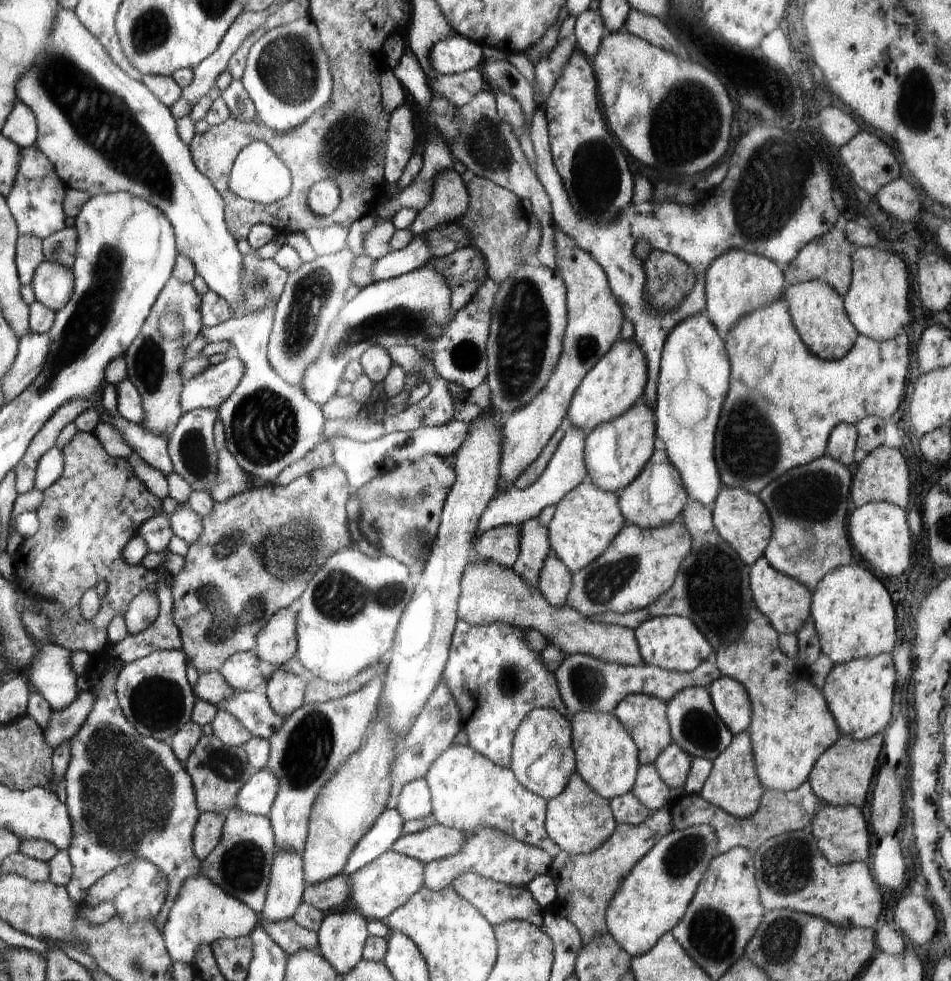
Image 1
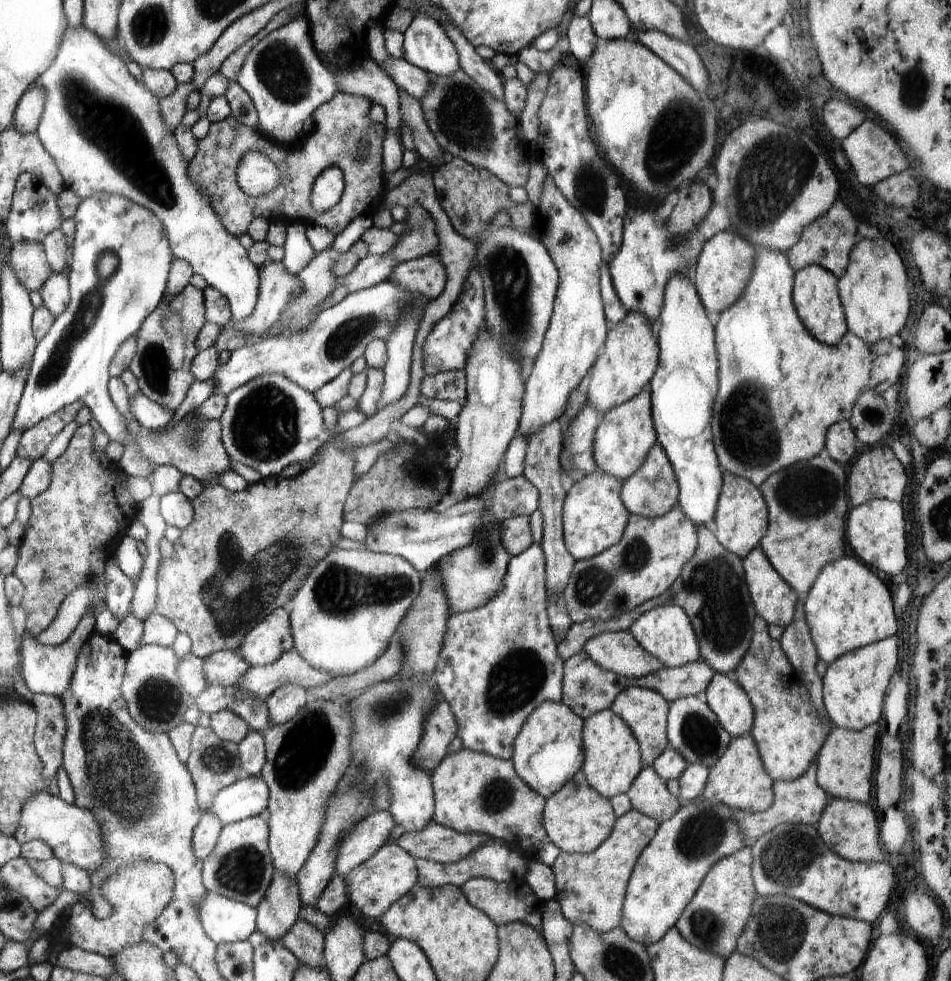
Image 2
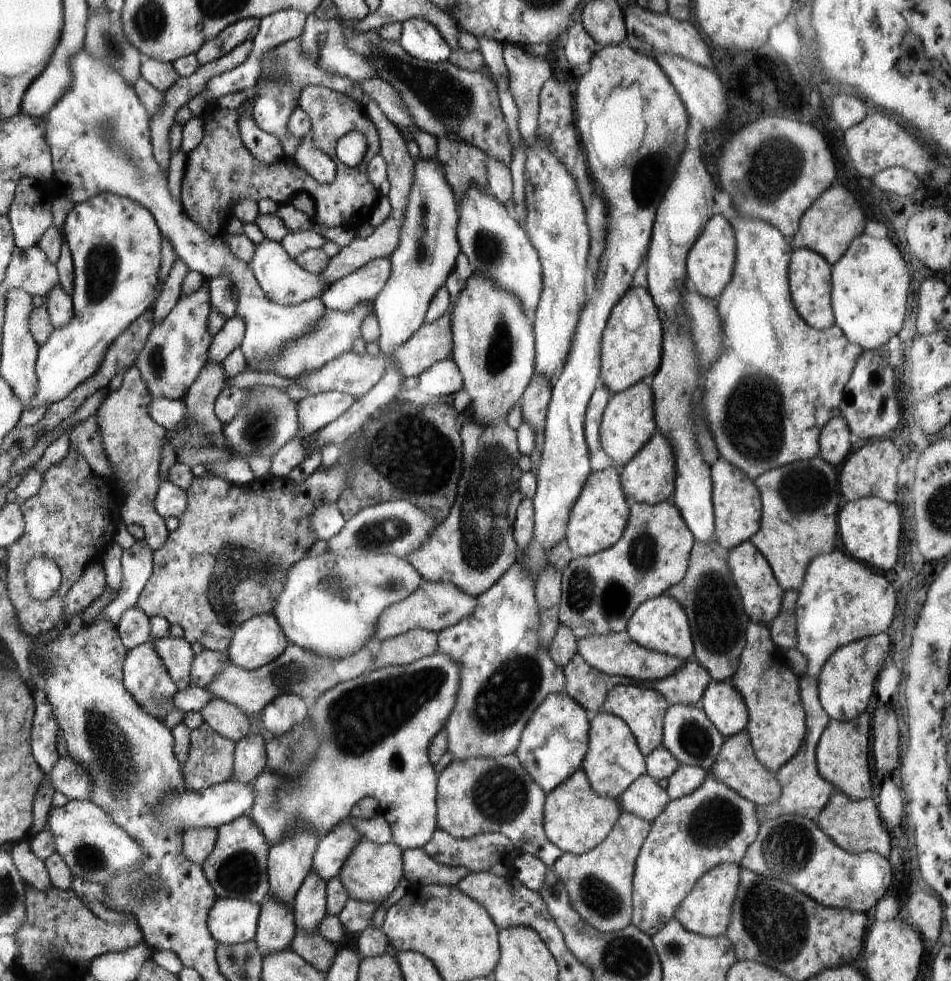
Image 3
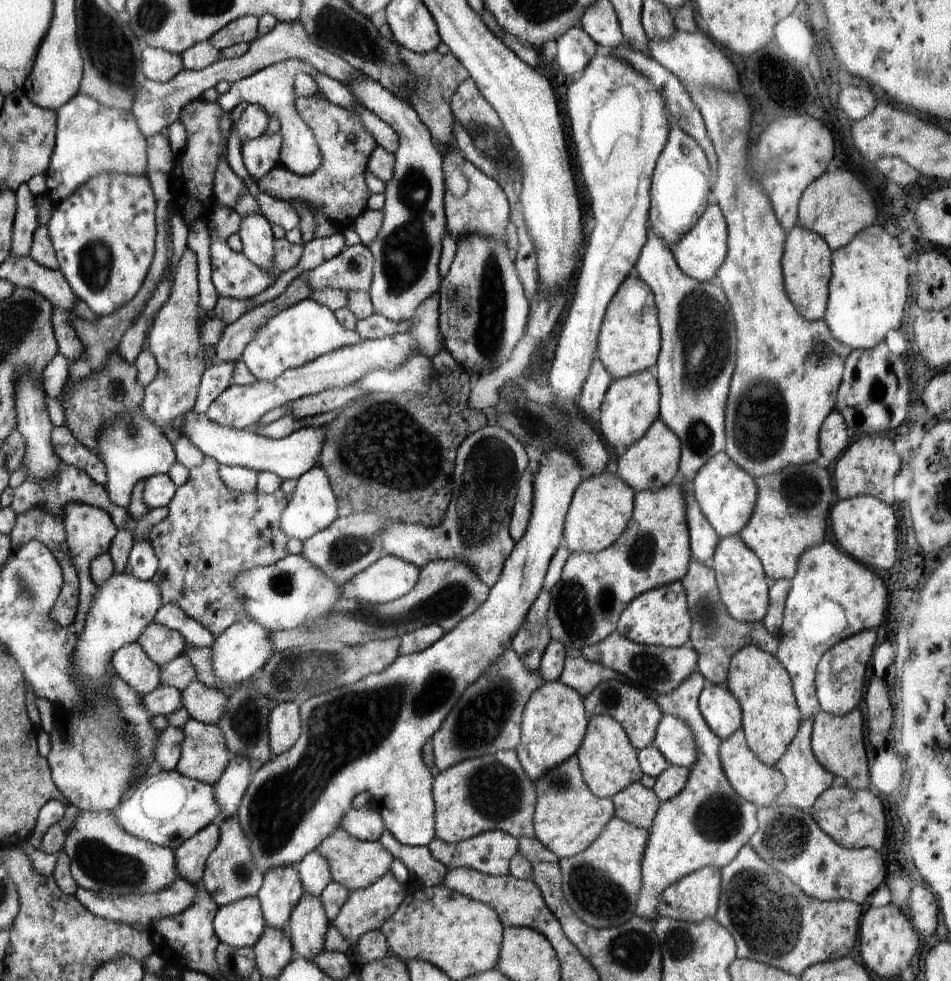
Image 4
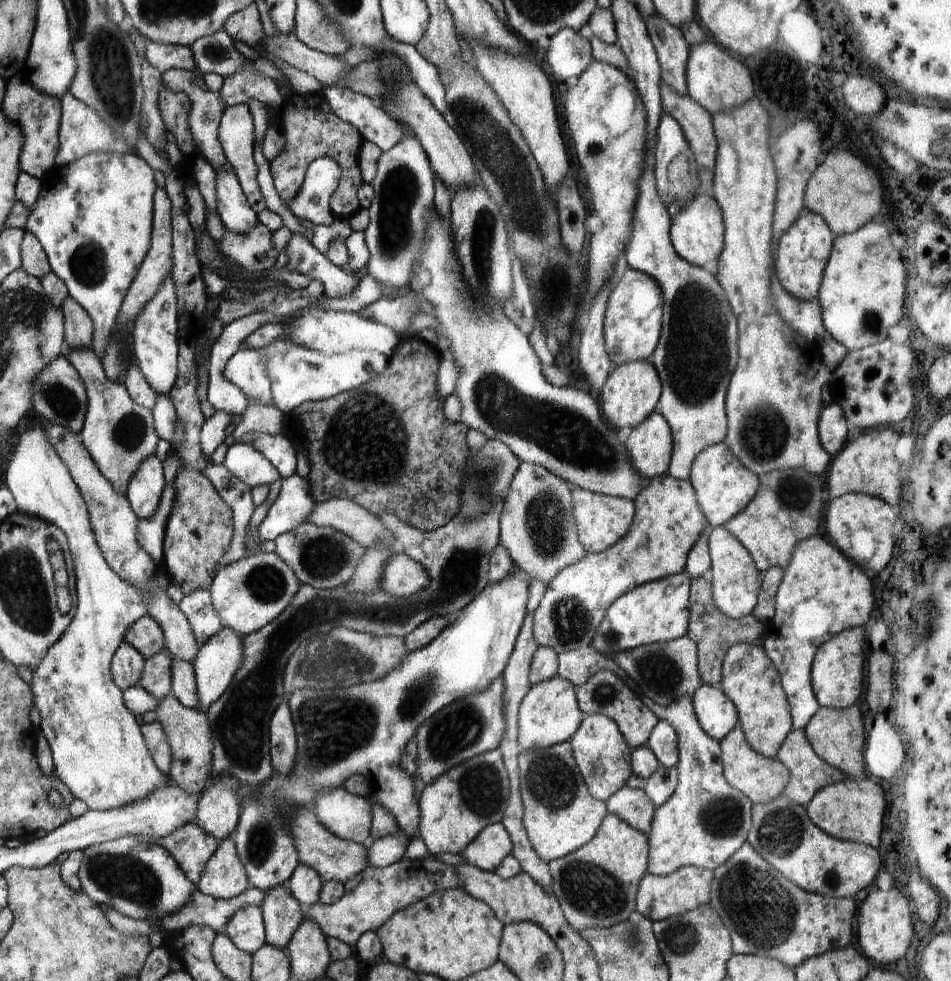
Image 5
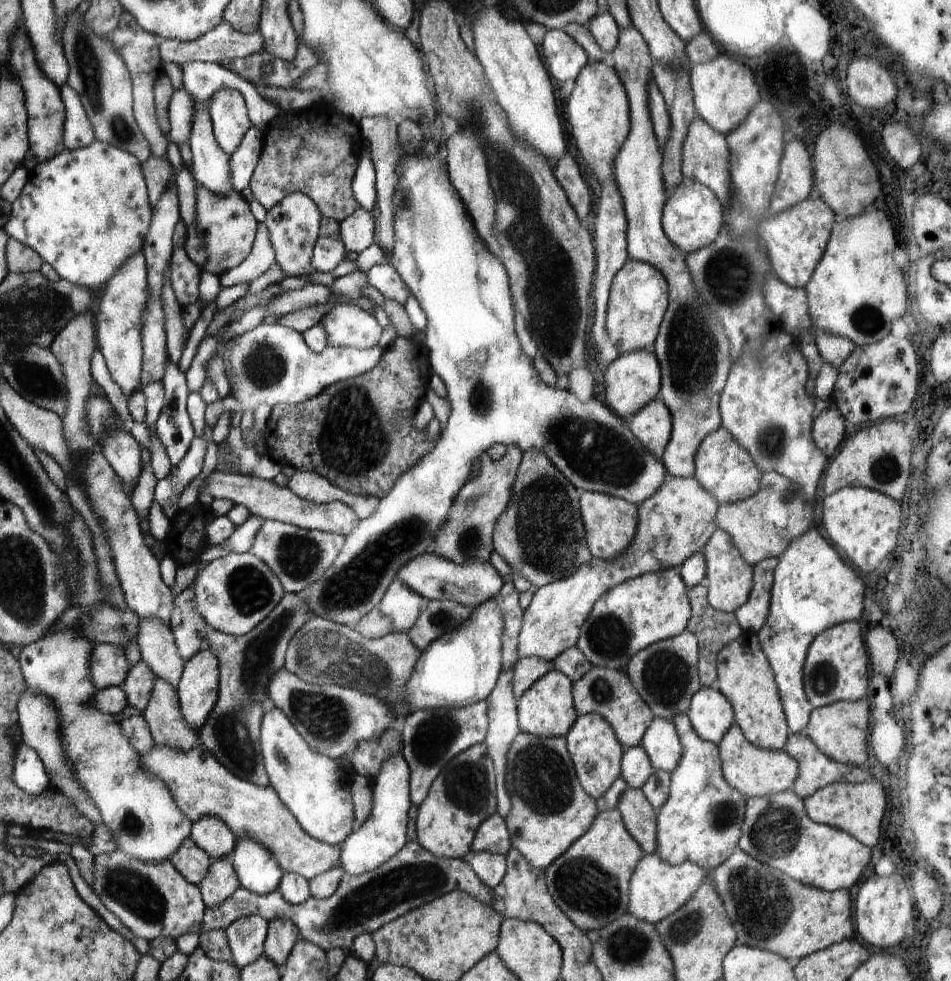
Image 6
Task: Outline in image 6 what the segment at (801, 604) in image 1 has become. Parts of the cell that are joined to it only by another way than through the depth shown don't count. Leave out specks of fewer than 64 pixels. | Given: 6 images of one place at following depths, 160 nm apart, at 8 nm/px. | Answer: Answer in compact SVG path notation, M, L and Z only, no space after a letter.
M717 529L710 536L702 552L706 562L705 584L710 607L718 611L735 614L738 608L741 608L744 602L748 601L748 596L750 596L753 568L742 559L732 538L721 529Z

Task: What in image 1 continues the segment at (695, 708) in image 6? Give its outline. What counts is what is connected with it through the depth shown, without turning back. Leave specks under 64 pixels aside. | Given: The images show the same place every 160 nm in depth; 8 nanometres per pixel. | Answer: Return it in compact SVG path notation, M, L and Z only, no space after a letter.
M723 675L708 688L712 705L728 731L734 736L748 731L752 708L746 690L732 678Z

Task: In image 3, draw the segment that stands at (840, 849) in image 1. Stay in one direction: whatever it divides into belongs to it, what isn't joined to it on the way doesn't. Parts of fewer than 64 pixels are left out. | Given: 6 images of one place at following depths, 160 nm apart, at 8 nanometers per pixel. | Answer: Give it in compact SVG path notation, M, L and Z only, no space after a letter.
M834 791L816 823L818 828L842 850L854 854L872 851L882 854L884 858L890 854L890 836L888 830L884 828L878 807L872 797L857 801L842 792Z

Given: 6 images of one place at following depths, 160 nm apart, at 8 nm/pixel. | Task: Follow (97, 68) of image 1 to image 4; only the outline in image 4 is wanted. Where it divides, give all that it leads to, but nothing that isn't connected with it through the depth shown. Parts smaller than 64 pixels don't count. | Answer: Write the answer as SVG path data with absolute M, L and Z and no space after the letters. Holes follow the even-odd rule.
M77 93L57 111L56 151L50 162L49 170L44 174L47 194L54 202L64 200L64 198L72 196L82 184L86 184L90 181L90 178L100 174L100 172L142 176L142 174L147 173L146 150L145 135L142 134L138 123L134 120L132 111L124 112L124 110L108 108L102 103L96 102L94 98L86 96L86 94ZM305 299L290 308L284 308L272 316L266 324L262 324L248 342L242 352L244 361L256 381L274 382L289 369L296 369L312 360L336 352L344 346L354 346L362 342L356 330L348 330L342 326L326 306L321 306L316 300Z

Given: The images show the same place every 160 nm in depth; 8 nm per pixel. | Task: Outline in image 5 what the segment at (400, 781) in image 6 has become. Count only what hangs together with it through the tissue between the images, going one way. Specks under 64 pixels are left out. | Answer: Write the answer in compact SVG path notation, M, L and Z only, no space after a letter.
M398 828L396 836L386 834L386 838L373 840L372 844L366 848L368 850L368 864L382 868L398 862L405 856L410 840L411 837L402 828Z

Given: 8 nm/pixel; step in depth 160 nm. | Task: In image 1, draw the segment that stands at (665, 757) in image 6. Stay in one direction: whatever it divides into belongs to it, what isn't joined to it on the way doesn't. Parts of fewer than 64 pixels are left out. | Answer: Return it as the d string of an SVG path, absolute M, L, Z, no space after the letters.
M686 688L667 703L667 722L672 742L678 744L691 759L706 758L713 762L731 744L733 735L715 712L709 690Z

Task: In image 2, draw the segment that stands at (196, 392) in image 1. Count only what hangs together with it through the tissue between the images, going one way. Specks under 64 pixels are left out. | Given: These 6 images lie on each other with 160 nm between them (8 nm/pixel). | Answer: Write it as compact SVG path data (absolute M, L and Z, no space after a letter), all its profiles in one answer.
M384 281L349 293L335 306L324 309L301 335L290 339L280 334L264 337L232 351L228 362L220 365L212 378L215 393L226 396L260 375L281 374L314 394L363 356L369 342L376 339L387 341L407 314L409 306L409 312L415 313L417 320L421 321L426 302L430 300L426 300L420 291L405 289L394 281Z

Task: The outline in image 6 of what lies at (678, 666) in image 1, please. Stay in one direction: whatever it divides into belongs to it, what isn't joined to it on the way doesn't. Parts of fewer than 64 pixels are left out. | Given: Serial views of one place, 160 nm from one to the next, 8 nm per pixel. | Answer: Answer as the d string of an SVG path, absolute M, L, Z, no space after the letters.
M677 568L648 572L616 584L594 602L588 618L580 626L576 648L592 667L624 670L640 650L687 630L691 618L687 592Z

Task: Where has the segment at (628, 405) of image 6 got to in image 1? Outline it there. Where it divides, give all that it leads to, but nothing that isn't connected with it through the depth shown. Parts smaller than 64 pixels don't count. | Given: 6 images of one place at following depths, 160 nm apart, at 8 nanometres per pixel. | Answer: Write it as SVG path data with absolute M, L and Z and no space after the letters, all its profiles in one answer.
M640 400L612 422L600 424L586 437L584 461L589 480L600 490L620 494L644 470L655 452L654 410Z

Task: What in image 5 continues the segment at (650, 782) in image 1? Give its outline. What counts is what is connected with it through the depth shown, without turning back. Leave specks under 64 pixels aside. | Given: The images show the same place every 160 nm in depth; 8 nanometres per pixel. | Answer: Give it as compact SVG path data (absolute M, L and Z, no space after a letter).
M626 785L605 801L607 813L618 816L634 830L644 836L650 834L652 820L657 808L641 789L632 789Z

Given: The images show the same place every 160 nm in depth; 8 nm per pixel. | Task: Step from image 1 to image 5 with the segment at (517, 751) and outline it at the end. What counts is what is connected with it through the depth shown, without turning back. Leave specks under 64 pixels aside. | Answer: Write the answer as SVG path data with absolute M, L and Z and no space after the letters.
M558 676L531 686L522 698L518 712L518 743L521 751L532 748L548 748L560 742L570 741L578 730L584 714L578 708L575 688Z

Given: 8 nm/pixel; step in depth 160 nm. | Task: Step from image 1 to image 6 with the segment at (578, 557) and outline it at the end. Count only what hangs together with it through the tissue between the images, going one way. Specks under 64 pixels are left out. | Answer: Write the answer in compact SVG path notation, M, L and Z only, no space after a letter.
M589 491L580 492L579 504L586 532L586 545L592 557L608 561L624 554L638 530L638 506L617 497Z

